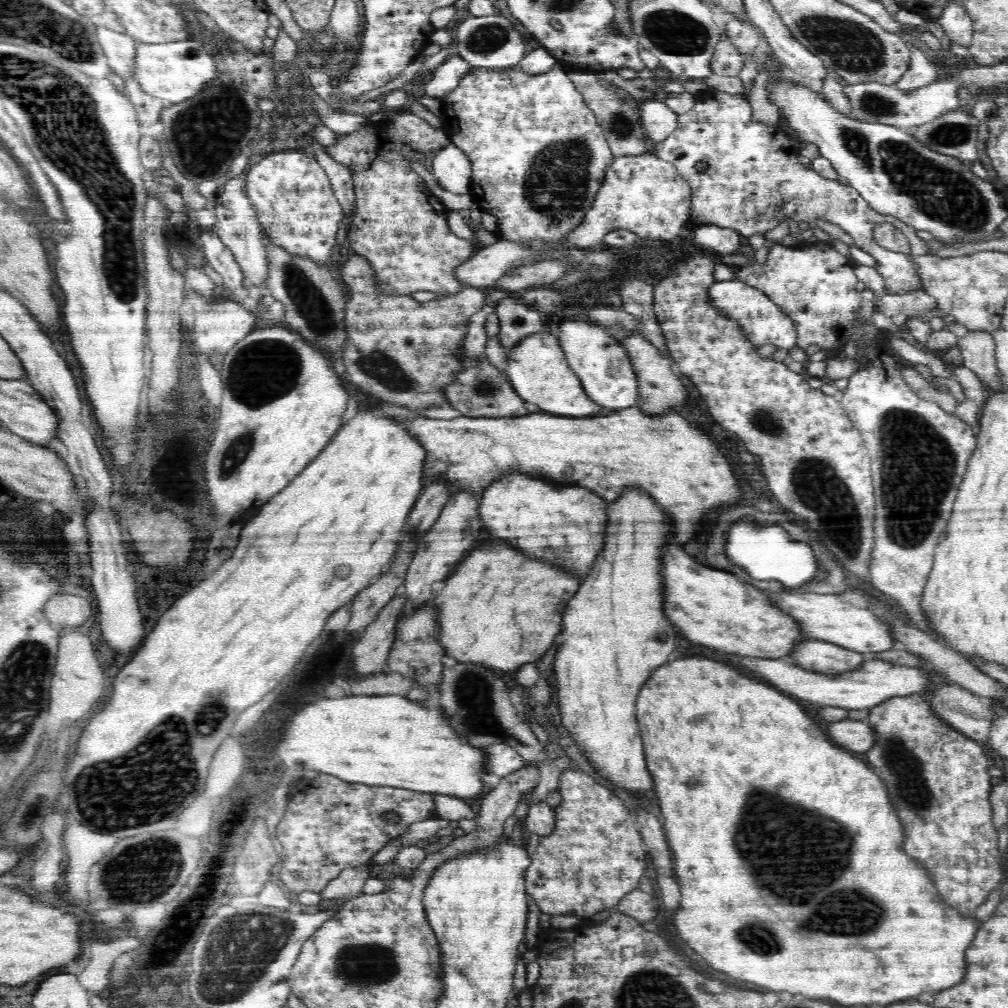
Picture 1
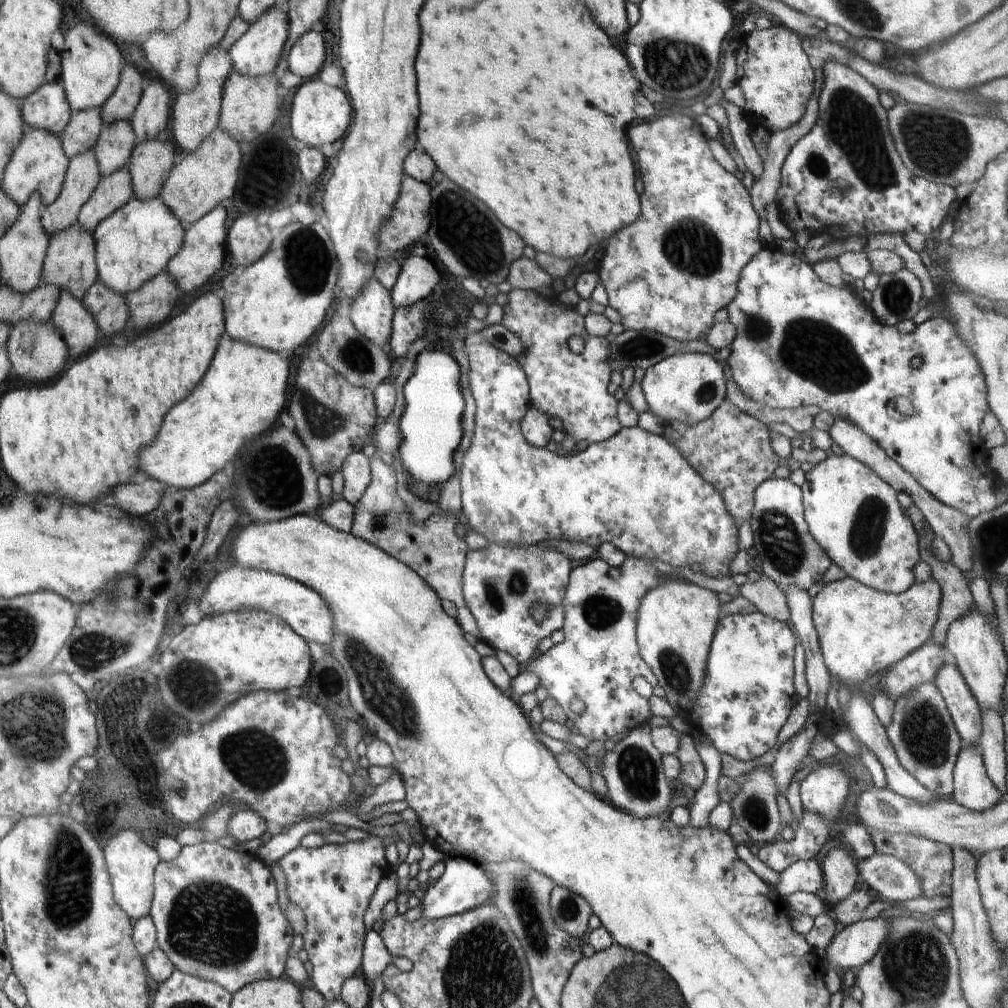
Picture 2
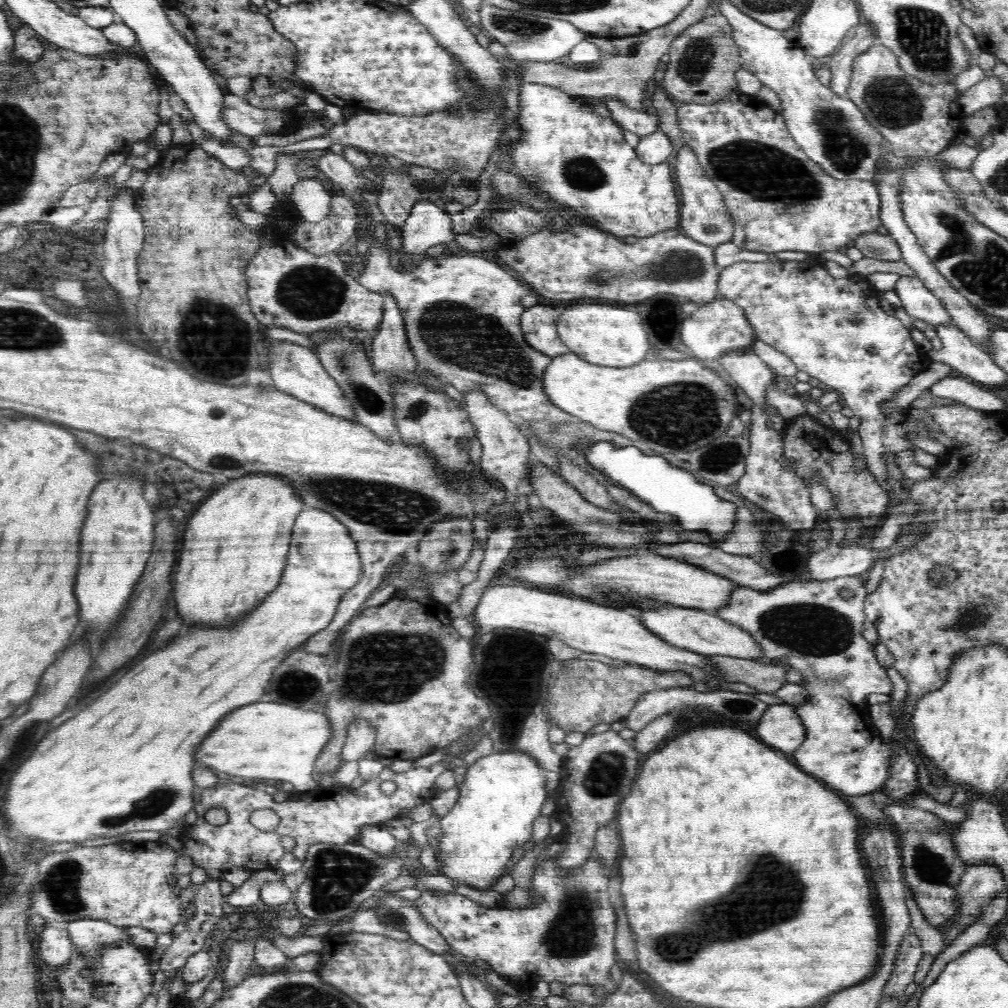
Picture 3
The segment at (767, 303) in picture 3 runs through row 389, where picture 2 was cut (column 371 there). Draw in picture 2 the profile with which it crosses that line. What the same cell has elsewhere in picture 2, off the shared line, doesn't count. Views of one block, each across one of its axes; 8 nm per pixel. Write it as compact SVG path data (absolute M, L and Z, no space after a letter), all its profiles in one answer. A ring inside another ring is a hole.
M371 831L364 840L317 848L300 844L276 862L287 880L288 902L298 906L306 918L303 948L313 968L309 984L327 1002L338 1000L342 984L359 975L367 935L363 916L378 882L392 872L380 833Z

